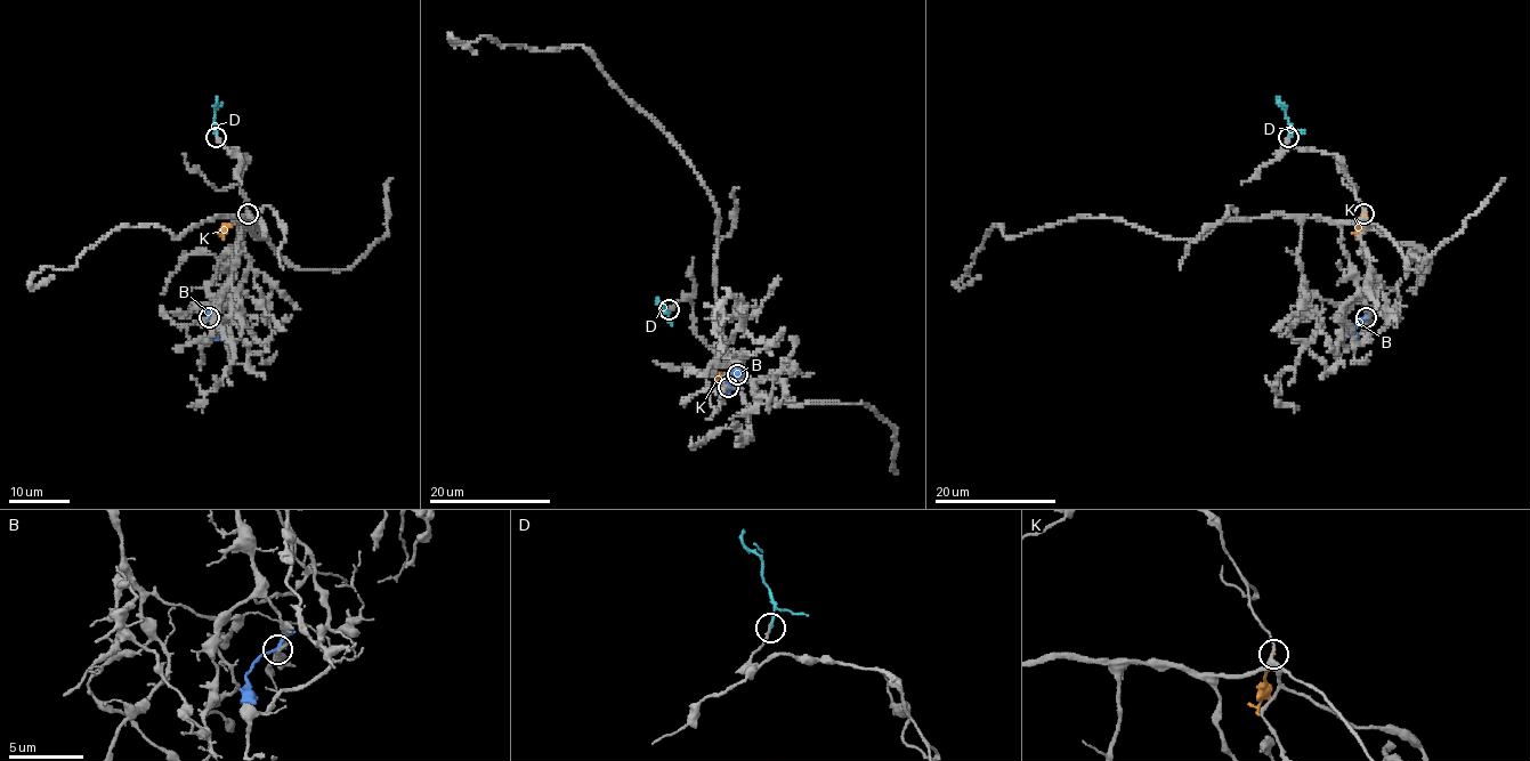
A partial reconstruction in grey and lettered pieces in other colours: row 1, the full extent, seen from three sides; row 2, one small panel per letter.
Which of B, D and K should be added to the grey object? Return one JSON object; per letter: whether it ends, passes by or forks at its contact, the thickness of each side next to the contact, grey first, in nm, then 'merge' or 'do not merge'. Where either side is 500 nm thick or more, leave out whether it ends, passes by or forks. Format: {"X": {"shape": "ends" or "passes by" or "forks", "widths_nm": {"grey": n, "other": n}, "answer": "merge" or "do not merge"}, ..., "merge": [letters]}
{"B": {"shape": "passes by", "widths_nm": {"grey": 280, "other": 190}, "answer": "do not merge"}, "D": {"shape": "ends", "widths_nm": {"grey": 170, "other": 220}, "answer": "do not merge"}, "K": {"shape": "ends", "widths_nm": {"grey": 220, "other": 180}, "answer": "do not merge"}, "merge": []}

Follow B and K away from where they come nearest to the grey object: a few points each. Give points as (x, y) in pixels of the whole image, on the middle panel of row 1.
B: (728, 386), (731, 374), (746, 372)
K: (737, 374), (715, 375), (713, 371)

